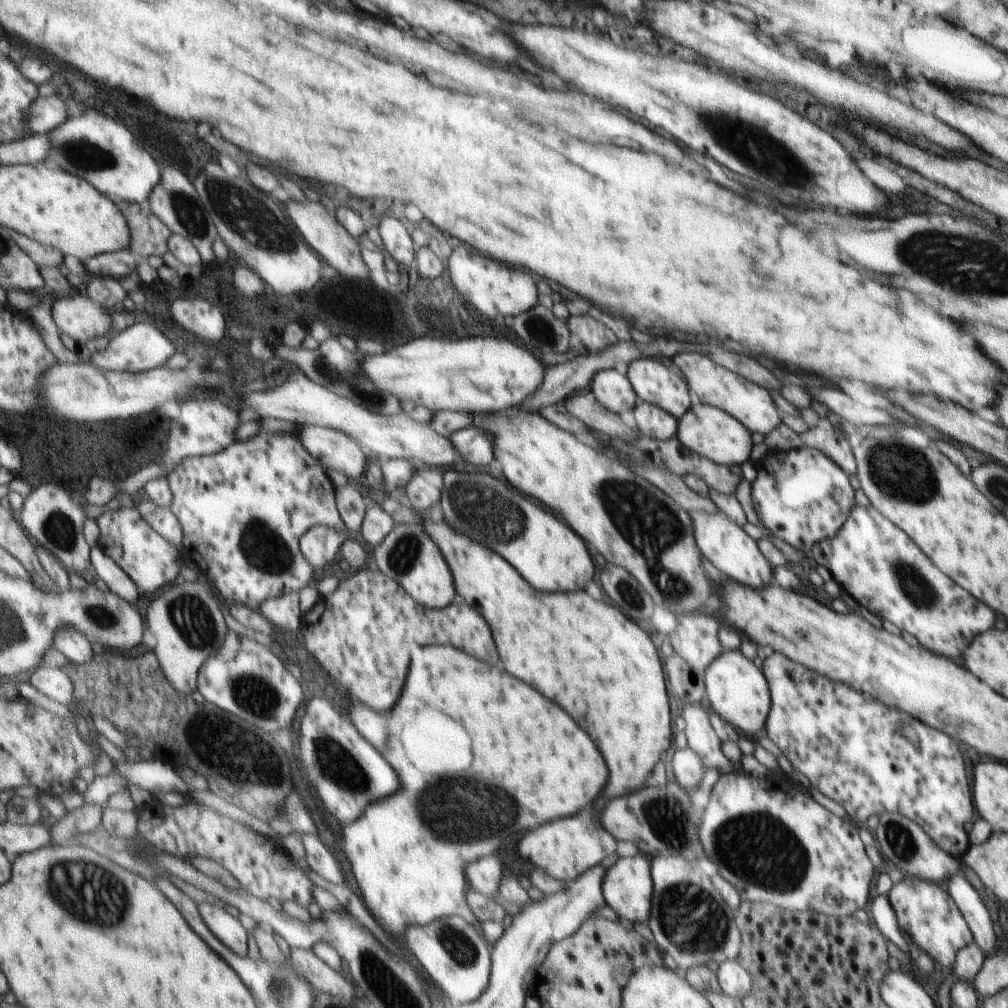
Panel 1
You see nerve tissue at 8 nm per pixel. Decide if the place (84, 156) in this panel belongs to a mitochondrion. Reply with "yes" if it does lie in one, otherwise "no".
yes

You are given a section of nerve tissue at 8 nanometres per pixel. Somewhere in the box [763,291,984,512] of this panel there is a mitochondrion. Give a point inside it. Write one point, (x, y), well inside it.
(897, 474)

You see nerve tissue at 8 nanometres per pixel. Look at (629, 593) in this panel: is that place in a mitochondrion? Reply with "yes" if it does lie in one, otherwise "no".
yes

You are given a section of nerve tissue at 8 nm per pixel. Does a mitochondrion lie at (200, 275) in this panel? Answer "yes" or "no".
no

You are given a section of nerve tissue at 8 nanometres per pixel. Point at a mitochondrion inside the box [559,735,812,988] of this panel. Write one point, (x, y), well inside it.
(693, 919)

